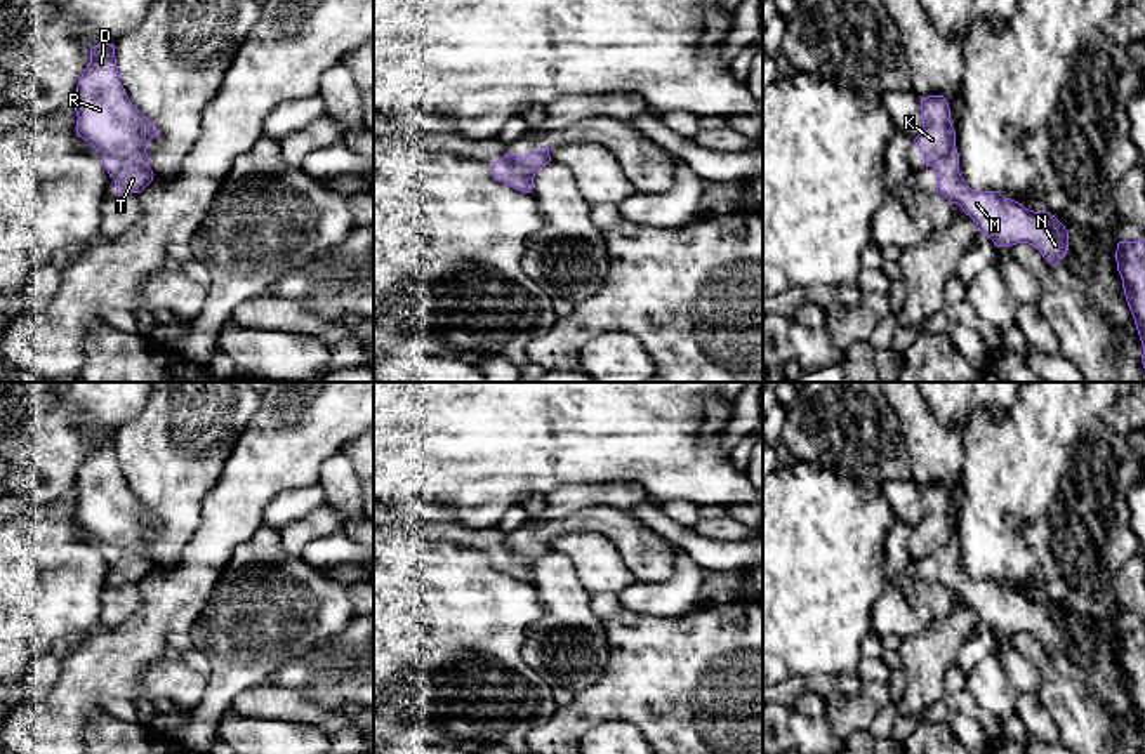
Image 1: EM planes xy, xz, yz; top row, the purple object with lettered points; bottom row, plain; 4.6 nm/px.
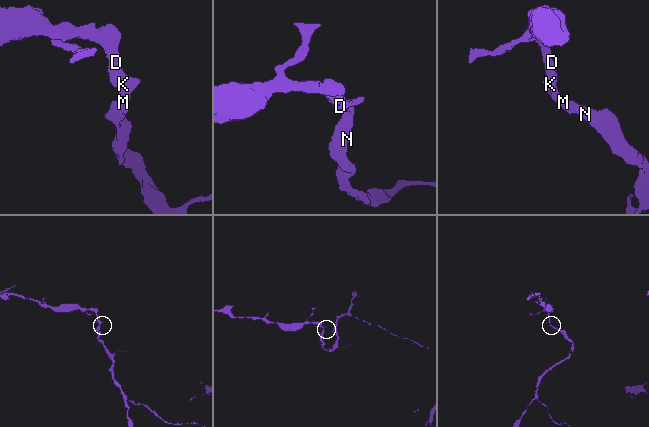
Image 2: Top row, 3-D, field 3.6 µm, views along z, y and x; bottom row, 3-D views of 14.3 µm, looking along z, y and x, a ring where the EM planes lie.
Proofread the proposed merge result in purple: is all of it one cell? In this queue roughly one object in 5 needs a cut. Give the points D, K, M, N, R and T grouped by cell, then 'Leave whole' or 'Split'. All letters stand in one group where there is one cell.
Groups: D K R / M N T. Split

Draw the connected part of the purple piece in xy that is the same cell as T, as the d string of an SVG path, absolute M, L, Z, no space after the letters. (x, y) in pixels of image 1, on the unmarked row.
M104 546L103 552L109 566L115 568L118 585L127 582L141 582L155 565L149 554L136 552L130 549Z

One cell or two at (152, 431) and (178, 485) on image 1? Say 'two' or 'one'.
one

